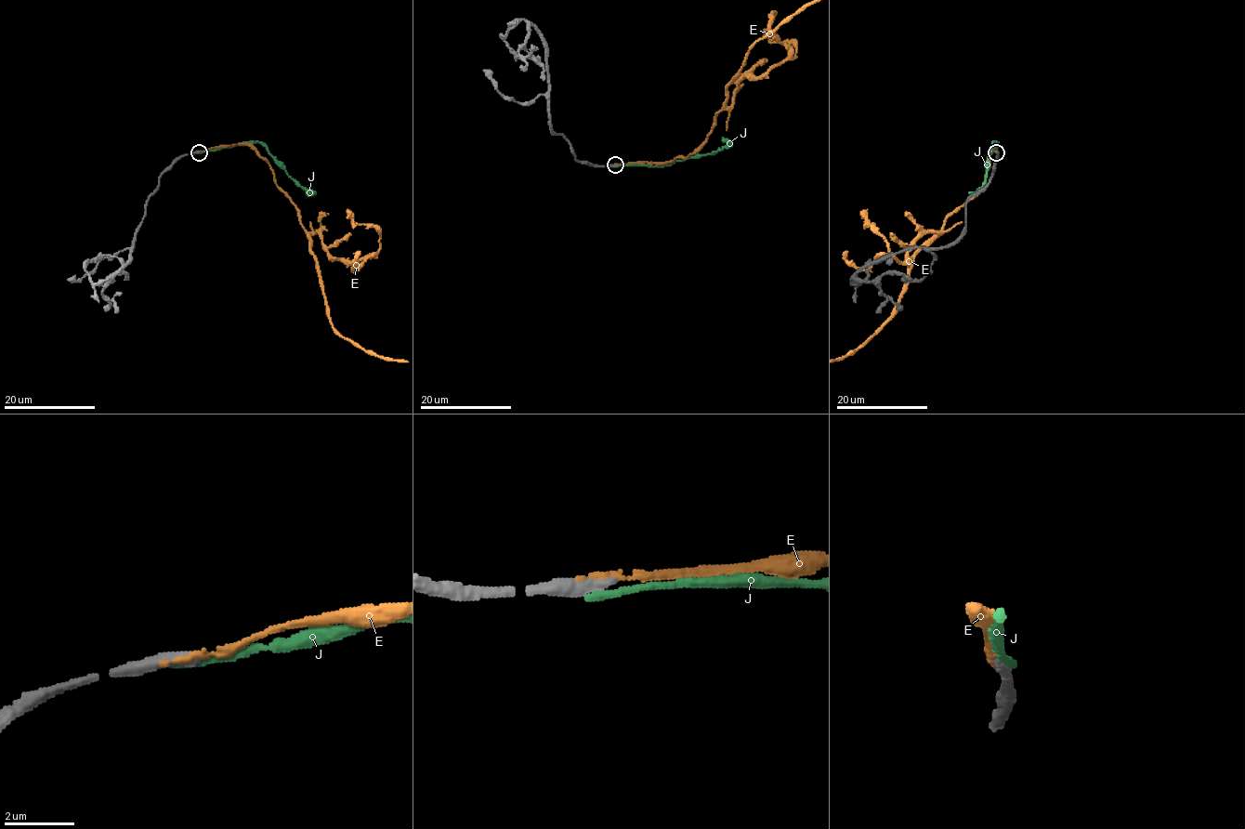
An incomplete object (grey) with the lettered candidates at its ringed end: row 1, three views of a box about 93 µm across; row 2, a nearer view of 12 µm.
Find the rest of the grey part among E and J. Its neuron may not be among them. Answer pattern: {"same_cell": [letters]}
{"same_cell": ["E"]}

